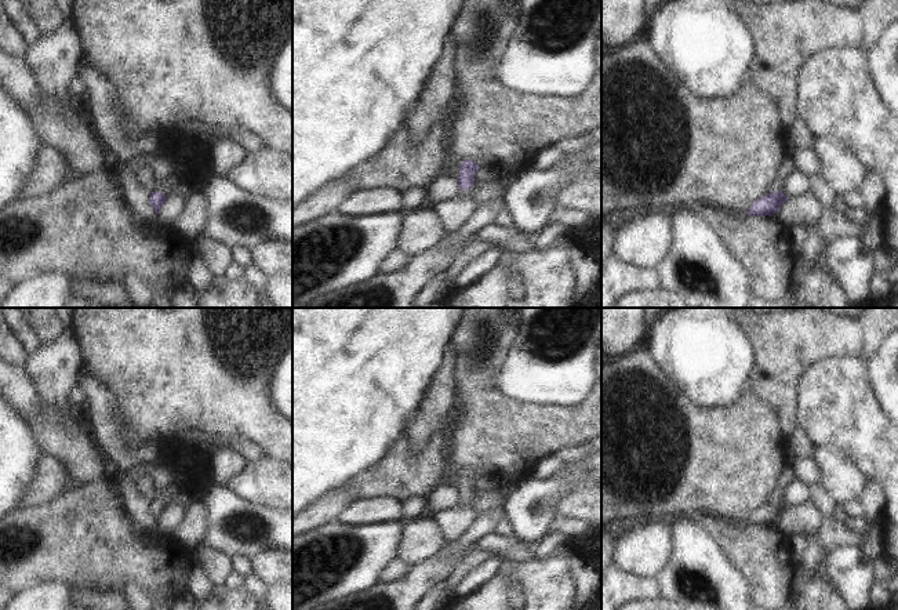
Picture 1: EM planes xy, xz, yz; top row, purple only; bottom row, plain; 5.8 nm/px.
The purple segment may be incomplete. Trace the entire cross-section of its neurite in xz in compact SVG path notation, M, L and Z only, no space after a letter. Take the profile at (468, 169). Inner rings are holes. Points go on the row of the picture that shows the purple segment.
M466 159L459 164L459 175L457 178L459 188L458 195L470 196L480 204L488 203L497 197L505 197L506 188L499 182L480 185L475 181L477 168L479 166L470 159Z

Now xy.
M177 174L172 177L160 175L160 179L156 184L156 190L149 193L149 204L153 207L154 213L159 214L166 197L171 193L179 196L190 196L197 193L197 189L190 184L182 181Z

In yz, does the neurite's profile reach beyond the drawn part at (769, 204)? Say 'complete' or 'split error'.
split error

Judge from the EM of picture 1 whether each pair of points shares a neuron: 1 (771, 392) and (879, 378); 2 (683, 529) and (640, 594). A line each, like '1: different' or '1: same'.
1: different
2: different

